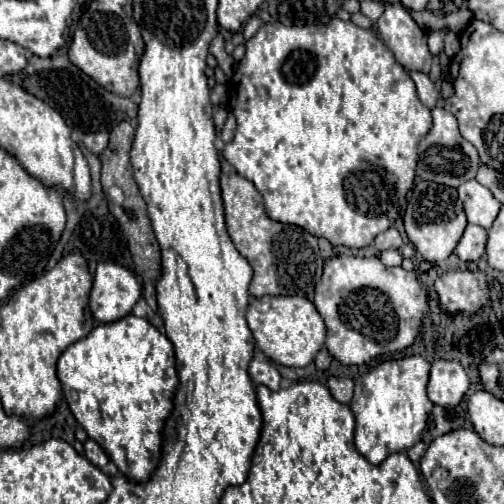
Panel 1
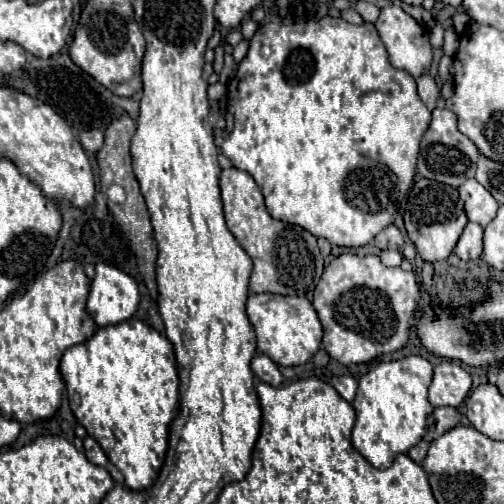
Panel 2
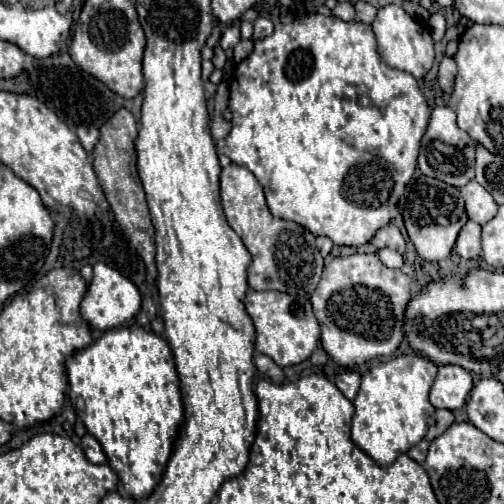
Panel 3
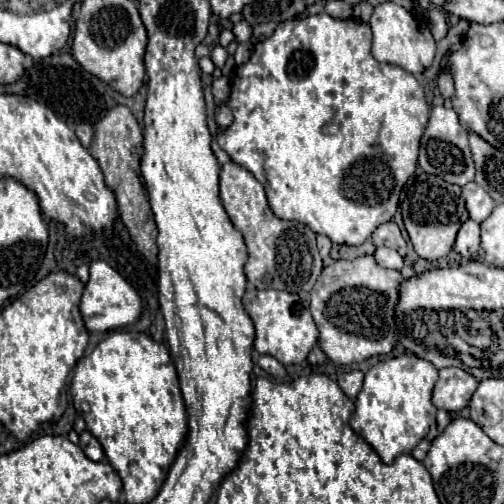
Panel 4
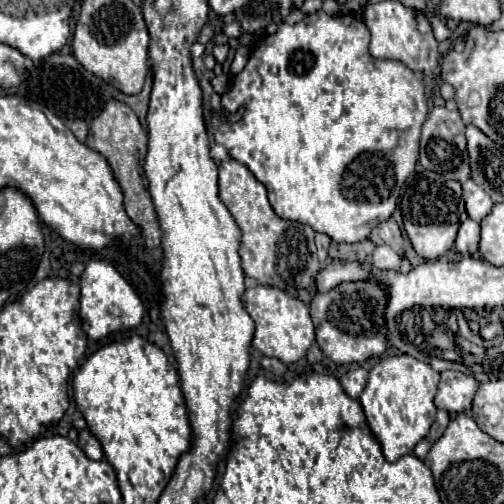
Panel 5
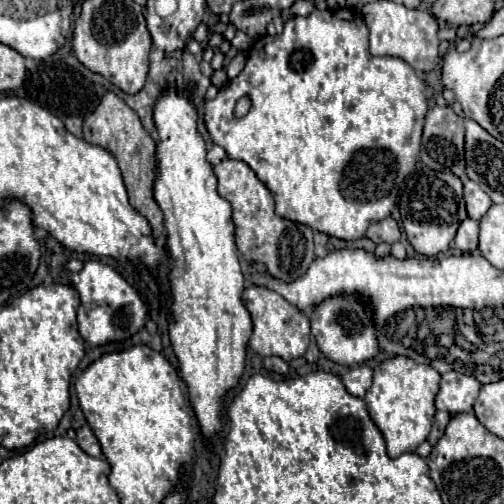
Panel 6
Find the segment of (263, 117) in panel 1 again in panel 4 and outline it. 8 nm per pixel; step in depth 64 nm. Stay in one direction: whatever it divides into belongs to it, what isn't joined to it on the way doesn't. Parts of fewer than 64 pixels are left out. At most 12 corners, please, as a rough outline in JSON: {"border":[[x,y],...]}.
{"border":[[278,24],[220,148],[334,244],[392,220],[430,116],[370,26]]}

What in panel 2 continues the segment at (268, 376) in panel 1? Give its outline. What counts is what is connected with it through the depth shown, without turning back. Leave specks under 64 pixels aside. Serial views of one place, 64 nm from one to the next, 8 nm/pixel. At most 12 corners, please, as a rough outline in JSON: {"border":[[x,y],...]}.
{"border":[[256,354],[252,370],[266,384],[284,382],[278,366],[268,356]]}

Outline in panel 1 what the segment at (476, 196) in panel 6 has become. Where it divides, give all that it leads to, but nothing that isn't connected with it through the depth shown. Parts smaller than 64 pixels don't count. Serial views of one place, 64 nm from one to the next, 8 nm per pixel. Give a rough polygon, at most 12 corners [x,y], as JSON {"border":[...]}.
{"border":[[476,180],[458,188],[468,222],[488,230],[500,202]]}

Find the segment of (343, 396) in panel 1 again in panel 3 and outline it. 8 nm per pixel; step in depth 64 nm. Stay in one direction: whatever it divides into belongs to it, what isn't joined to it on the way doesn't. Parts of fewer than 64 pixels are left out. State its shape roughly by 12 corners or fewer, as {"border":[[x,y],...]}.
{"border":[[342,372],[336,386],[348,400],[354,400],[360,388],[358,372]]}

